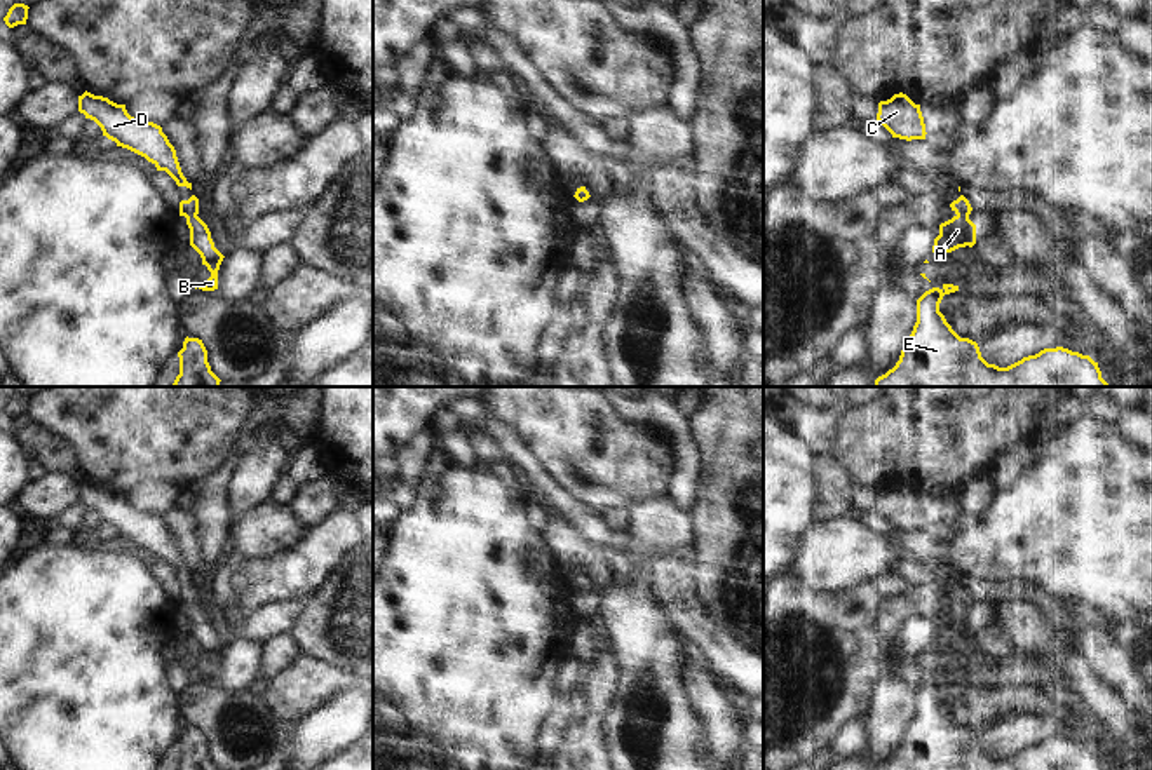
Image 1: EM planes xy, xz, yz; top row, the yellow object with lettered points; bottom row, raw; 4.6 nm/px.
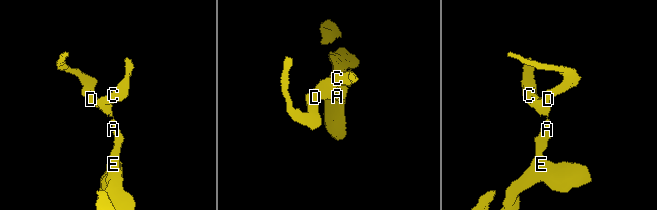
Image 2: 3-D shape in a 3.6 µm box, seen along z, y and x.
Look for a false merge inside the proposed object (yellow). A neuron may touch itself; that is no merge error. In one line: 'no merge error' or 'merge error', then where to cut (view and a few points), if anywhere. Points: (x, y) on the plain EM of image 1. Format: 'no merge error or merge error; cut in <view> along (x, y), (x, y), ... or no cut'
no merge error; no cut

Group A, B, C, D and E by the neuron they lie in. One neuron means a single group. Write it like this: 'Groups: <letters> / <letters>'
Groups: A B C D E.

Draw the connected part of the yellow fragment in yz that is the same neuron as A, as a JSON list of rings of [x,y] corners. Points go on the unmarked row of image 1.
[[[960,585],[950,594],[955,606],[939,615],[939,625],[934,629],[932,643],[952,643],[959,638],[976,634],[976,615],[969,610],[972,601],[969,591]]]

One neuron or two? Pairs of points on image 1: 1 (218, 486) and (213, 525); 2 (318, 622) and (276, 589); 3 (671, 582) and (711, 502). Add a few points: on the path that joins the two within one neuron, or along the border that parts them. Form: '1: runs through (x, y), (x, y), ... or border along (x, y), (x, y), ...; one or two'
1: runs through (213, 495), (213, 516); one
2: border along (333, 570), (305, 600); two
3: border along (692, 561), (692, 589), (699, 601); two

